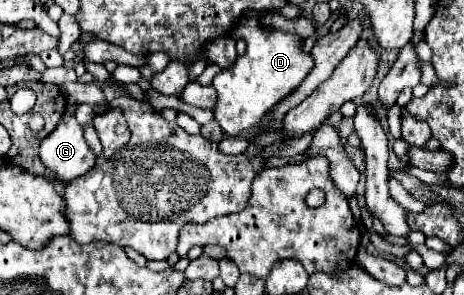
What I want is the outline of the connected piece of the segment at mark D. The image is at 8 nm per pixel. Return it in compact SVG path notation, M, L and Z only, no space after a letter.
M243 19L237 27L237 37L247 41L247 53L237 57L235 65L223 69L215 79L213 87L217 89L217 107L215 119L227 135L237 137L245 131L263 127L263 117L283 101L293 89L301 85L301 81L313 69L311 53L303 51L303 37L285 33L285 31L267 31L259 25L257 19Z

